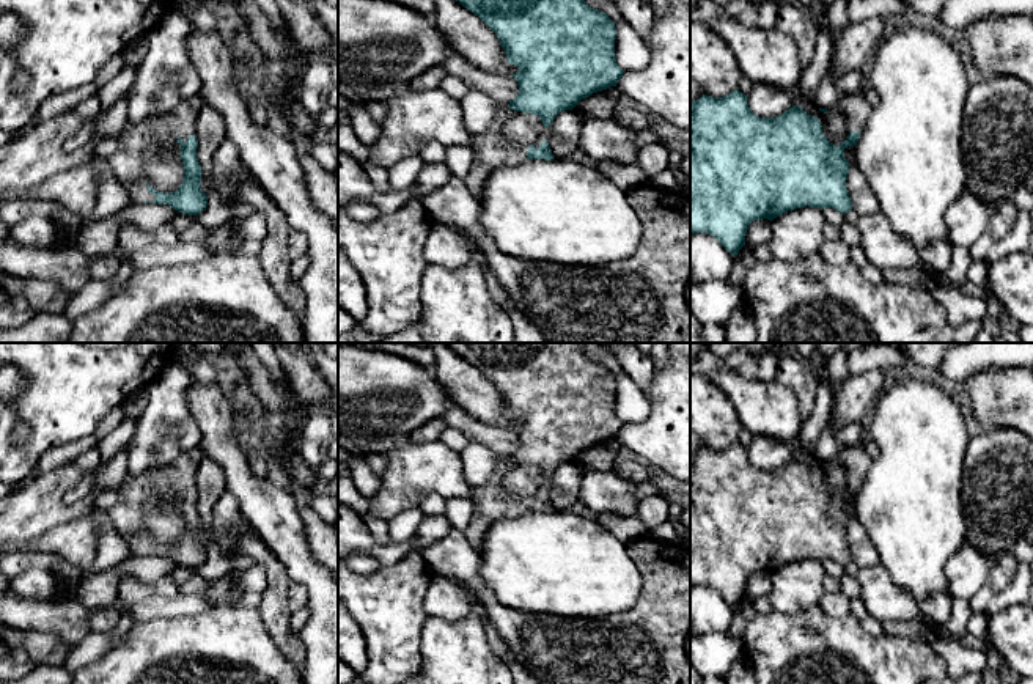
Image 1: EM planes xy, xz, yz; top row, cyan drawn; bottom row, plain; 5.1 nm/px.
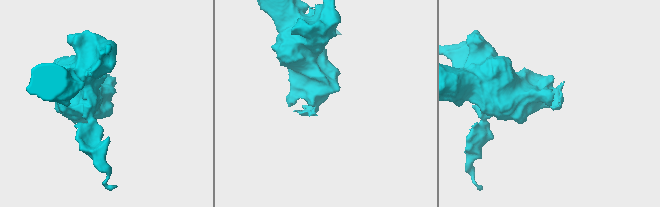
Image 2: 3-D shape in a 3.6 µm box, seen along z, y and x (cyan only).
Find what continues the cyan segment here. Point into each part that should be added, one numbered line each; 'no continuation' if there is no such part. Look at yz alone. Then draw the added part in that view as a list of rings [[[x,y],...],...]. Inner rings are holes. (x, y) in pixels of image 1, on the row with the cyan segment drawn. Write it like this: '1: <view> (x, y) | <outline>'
1: yz (856, 109) | [[[860,93],[854,96],[844,96],[835,108],[840,110],[847,123],[847,131],[858,132],[865,126],[866,116],[869,113],[869,105]]]

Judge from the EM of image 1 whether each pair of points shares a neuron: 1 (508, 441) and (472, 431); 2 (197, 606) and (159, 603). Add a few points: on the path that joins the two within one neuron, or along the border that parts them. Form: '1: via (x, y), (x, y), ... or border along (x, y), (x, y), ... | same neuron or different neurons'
1: via (499, 439), (481, 433) | same neuron
2: via (187, 606), (169, 606) | same neuron

